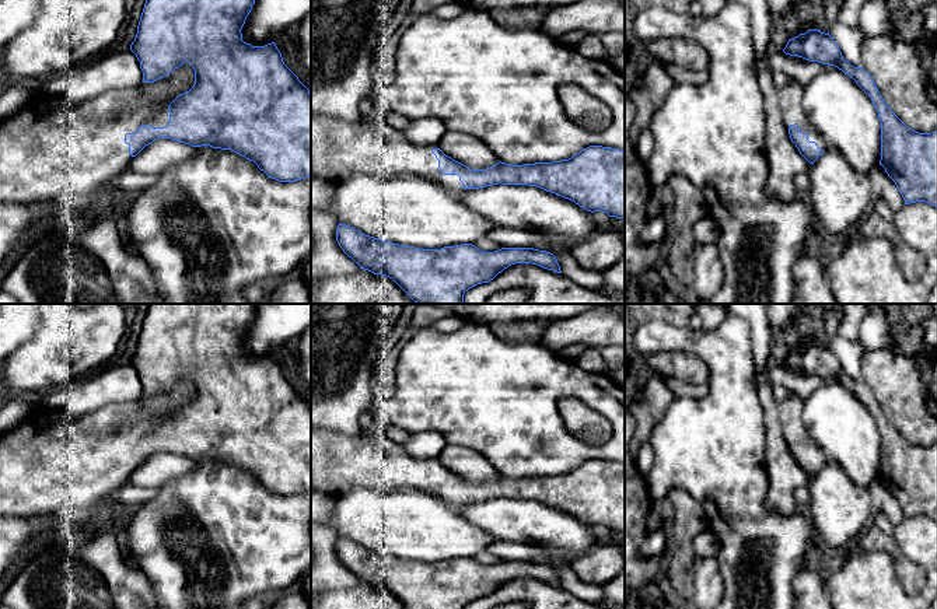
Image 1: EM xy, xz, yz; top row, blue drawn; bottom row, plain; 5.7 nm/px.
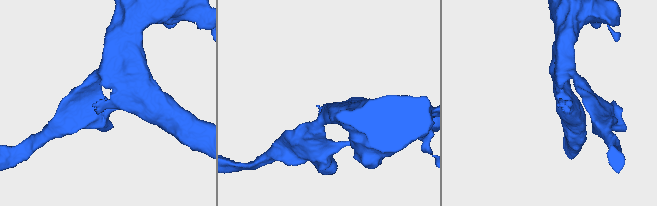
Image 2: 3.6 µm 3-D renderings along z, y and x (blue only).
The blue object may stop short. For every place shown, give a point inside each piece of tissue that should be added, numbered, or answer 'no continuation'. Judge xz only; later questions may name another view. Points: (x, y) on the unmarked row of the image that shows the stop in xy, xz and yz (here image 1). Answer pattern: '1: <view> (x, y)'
1: xz (341, 462)

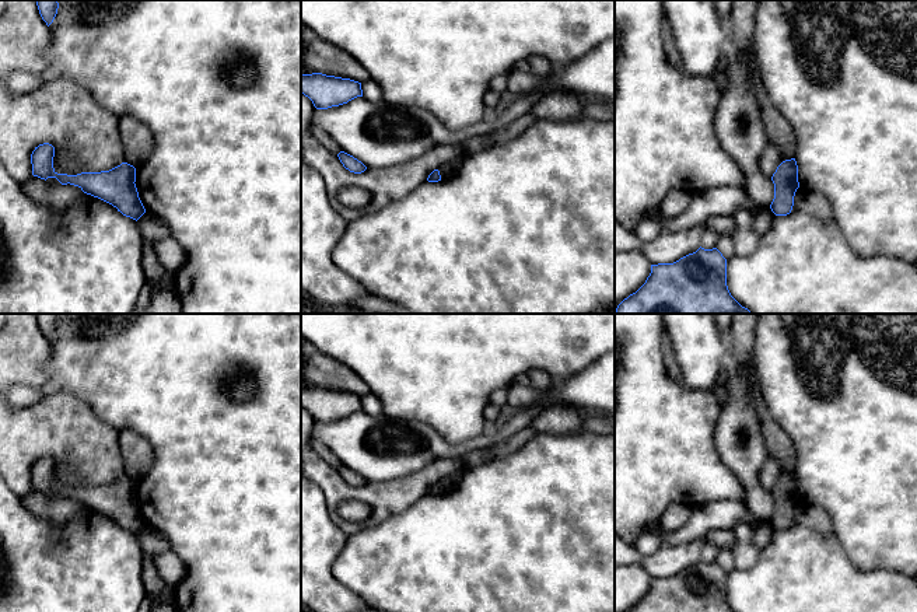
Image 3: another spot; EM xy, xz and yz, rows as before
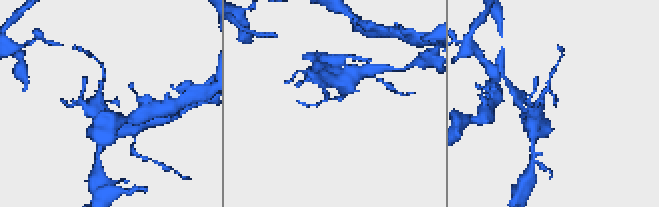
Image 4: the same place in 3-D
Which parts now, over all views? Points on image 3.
no continuation

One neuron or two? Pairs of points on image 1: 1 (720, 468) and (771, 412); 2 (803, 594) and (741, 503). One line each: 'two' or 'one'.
1: two
2: two

